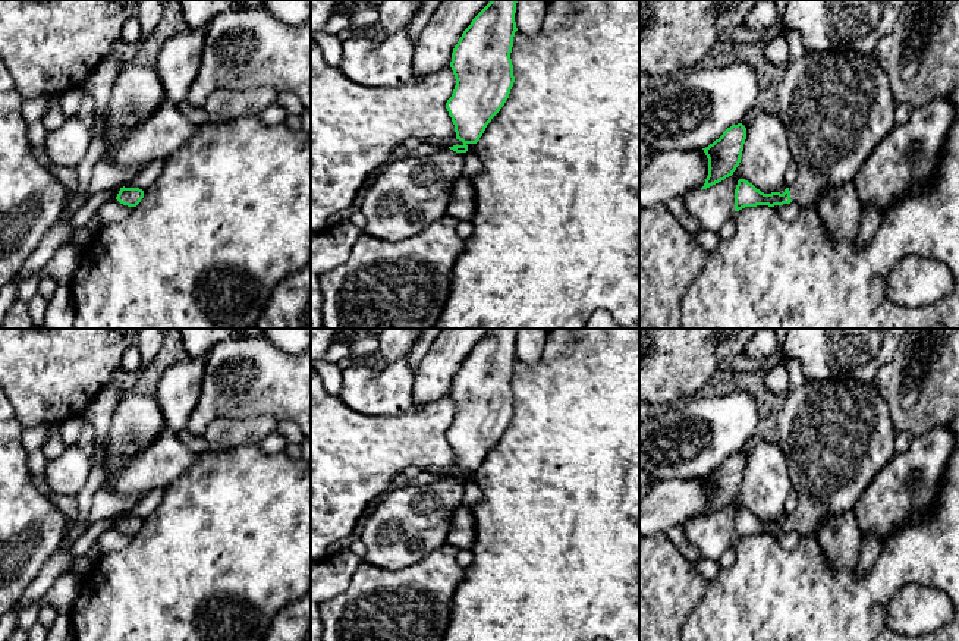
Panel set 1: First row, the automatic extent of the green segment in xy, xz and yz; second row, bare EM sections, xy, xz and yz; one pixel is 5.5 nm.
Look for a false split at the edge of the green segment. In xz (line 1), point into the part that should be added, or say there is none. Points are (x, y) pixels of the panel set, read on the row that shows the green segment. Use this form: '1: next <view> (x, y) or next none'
1: next xz (408, 195)

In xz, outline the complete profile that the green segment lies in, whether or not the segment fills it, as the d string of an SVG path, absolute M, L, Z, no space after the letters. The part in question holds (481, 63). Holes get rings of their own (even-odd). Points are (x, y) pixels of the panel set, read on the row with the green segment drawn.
M491 0L472 19L453 48L450 67L456 85L446 109L455 125L456 139L463 144L425 157L389 161L370 180L362 198L361 213L367 219L362 235L386 242L400 242L415 238L447 214L452 188L462 177L463 154L468 151L468 145L480 141L487 125L504 106L515 82L510 53L518 31L515 22L516 3L518 0Z

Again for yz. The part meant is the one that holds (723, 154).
M742 123L732 125L723 135L702 148L708 158L708 176L701 189L707 189L732 176L741 163L746 128Z

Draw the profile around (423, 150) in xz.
M421 142L415 150L409 150L406 157L425 157L428 154L434 154L434 153L446 151L446 150L450 150L450 148L449 147L440 148L433 144Z

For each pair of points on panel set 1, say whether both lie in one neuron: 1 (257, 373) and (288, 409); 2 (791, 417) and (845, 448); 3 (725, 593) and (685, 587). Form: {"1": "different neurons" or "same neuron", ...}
{"1": "same neuron", "2": "same neuron", "3": "different neurons"}

